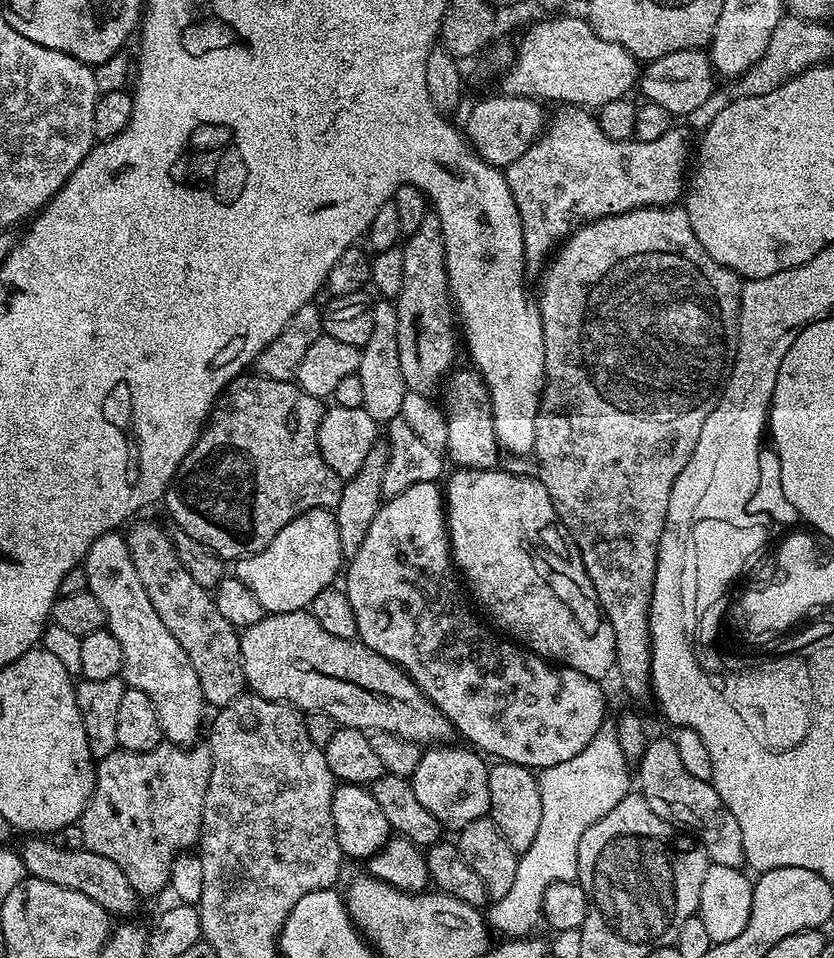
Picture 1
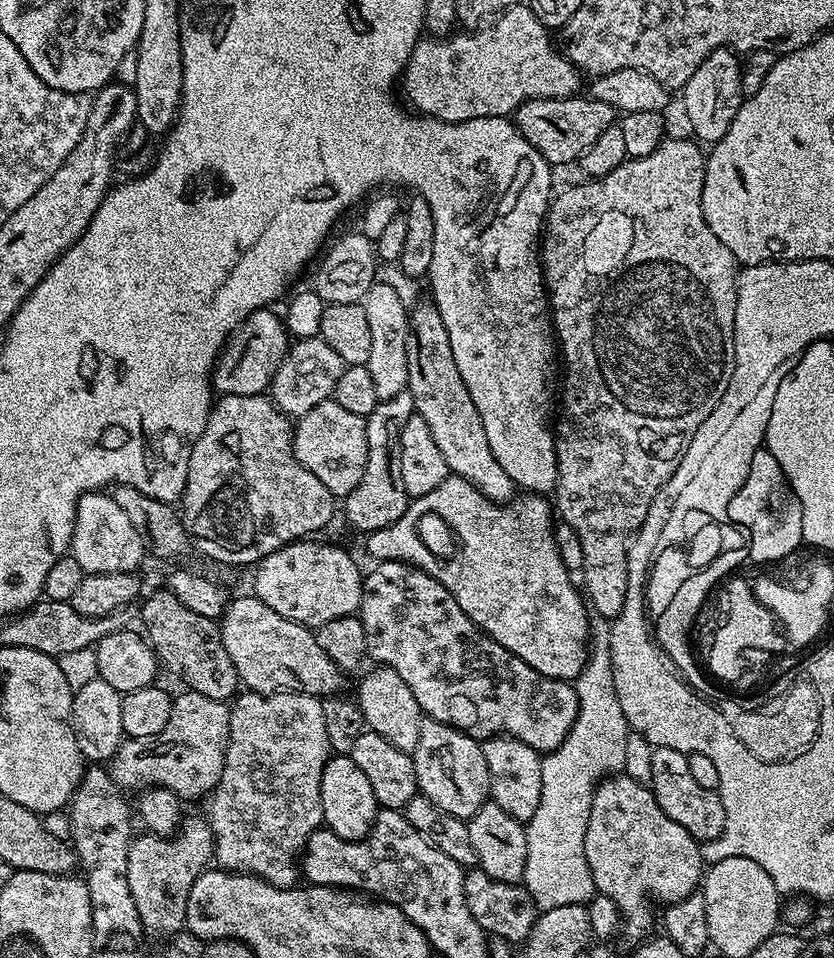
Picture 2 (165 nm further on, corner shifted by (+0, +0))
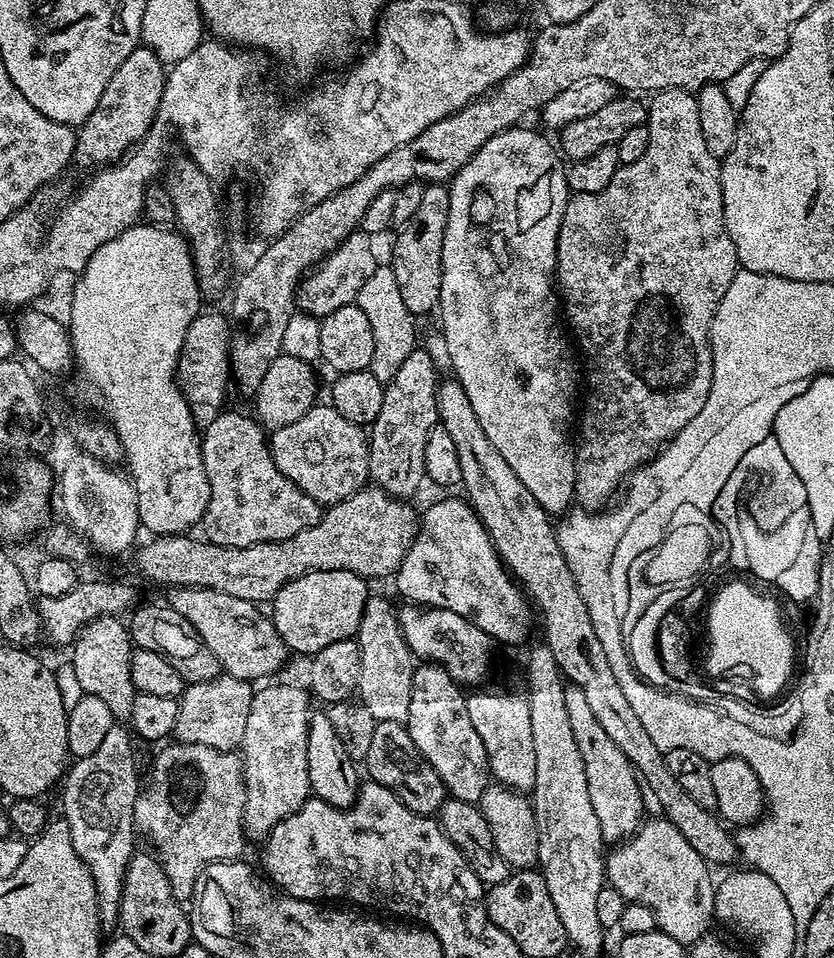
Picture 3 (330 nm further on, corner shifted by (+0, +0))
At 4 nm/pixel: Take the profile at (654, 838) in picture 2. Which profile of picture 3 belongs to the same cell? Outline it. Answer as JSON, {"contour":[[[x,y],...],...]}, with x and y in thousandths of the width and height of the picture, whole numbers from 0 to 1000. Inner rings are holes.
{"contour":[[[681,714],[677,717],[677,731],[688,771],[693,777],[694,786],[698,787],[698,794],[701,795],[703,819],[713,853],[721,863],[721,875],[725,882],[742,882],[757,875],[773,855],[770,815],[763,809],[751,787],[746,787],[746,783],[736,779],[736,773],[727,767],[727,762],[722,762],[717,749],[712,749],[698,720],[693,720],[693,716]]]}

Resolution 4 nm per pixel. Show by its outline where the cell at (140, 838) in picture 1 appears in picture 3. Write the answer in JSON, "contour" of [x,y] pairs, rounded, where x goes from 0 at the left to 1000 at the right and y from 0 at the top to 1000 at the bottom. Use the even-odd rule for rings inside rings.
{"contour":[[[272,704],[258,706],[252,712],[225,714],[213,728],[216,736],[210,771],[217,777],[241,777],[266,785],[287,782],[295,766],[295,749],[300,746],[303,721],[299,711]]]}

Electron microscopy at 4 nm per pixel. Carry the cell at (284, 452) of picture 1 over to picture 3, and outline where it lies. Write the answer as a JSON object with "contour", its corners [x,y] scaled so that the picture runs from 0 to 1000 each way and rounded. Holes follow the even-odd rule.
{"contour":[[[267,430],[259,432],[265,434],[257,435],[249,448],[243,448],[240,460],[252,503],[252,524],[242,540],[247,563],[261,570],[289,572],[342,564],[382,545],[386,528],[329,486],[324,459],[311,437],[288,430]]]}

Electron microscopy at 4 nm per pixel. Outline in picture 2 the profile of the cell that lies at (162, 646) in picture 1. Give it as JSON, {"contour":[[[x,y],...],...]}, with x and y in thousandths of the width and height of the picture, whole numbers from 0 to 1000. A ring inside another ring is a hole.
{"contour":[[[128,513],[104,514],[91,527],[91,544],[86,554],[84,578],[102,599],[163,597],[175,581],[175,573],[155,539],[137,524]]]}

